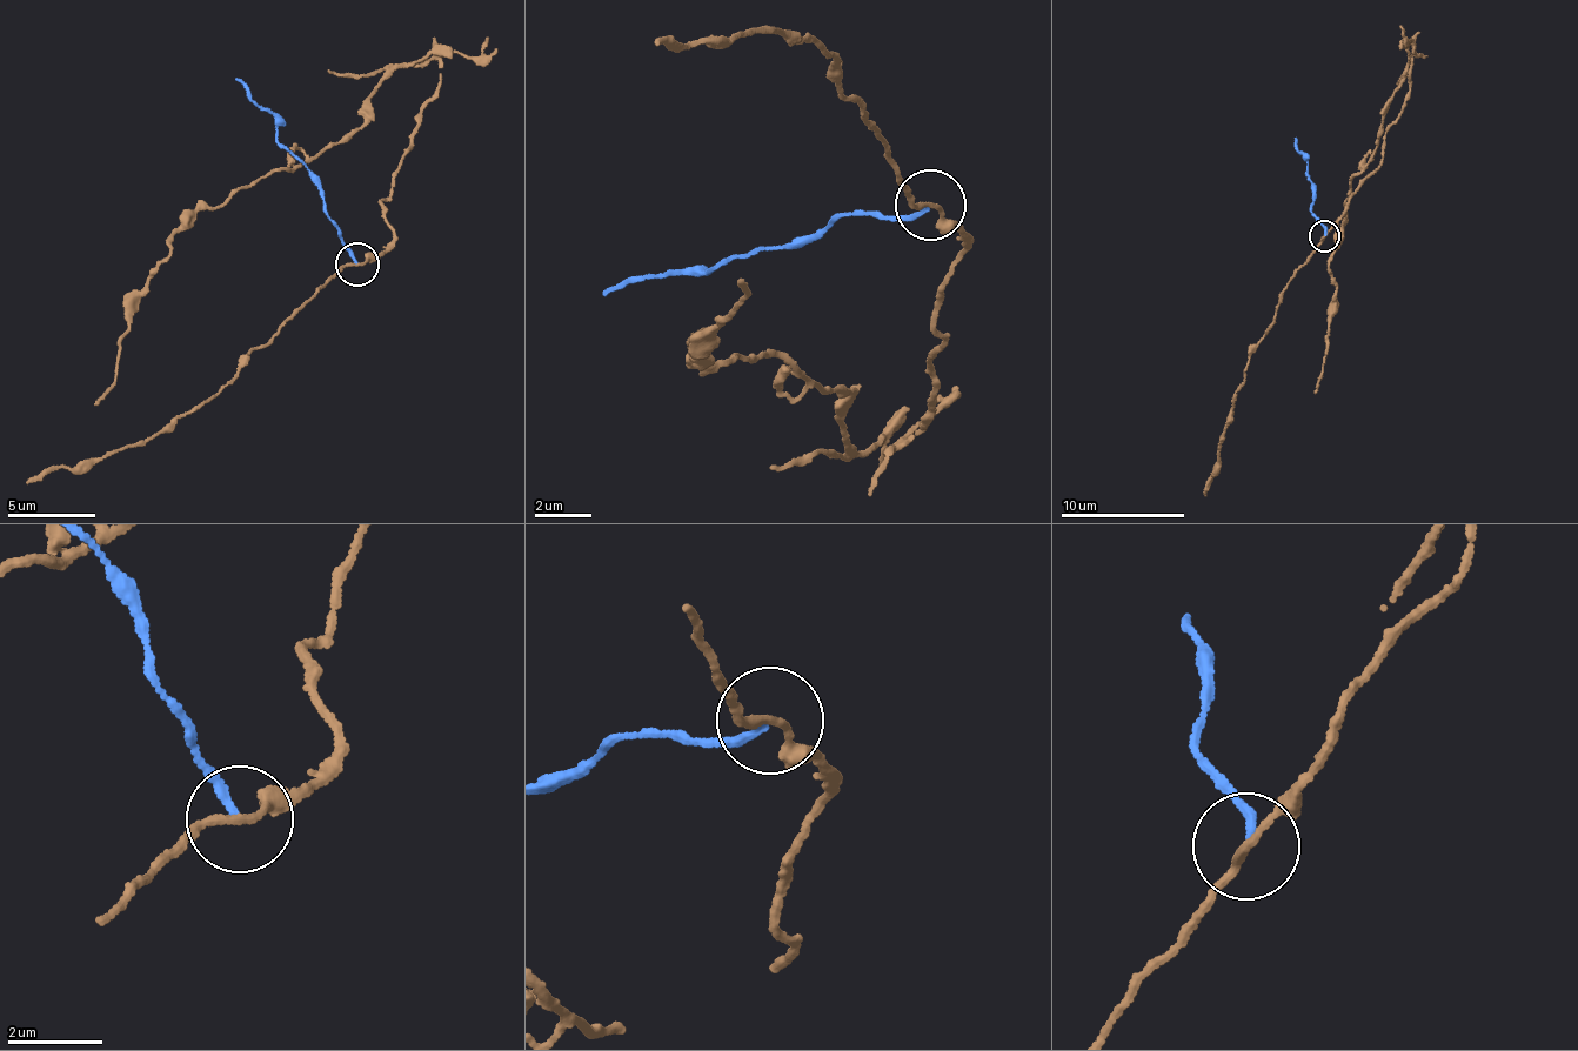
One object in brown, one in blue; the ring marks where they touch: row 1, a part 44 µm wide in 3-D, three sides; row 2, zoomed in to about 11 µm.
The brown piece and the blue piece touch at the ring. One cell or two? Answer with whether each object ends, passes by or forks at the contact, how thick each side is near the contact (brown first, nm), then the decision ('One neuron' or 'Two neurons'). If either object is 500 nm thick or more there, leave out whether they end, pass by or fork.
At the ring brown passes by. At the ring blue ends. Thickness 150 nm (brown) against 170 nm. Two neurons

